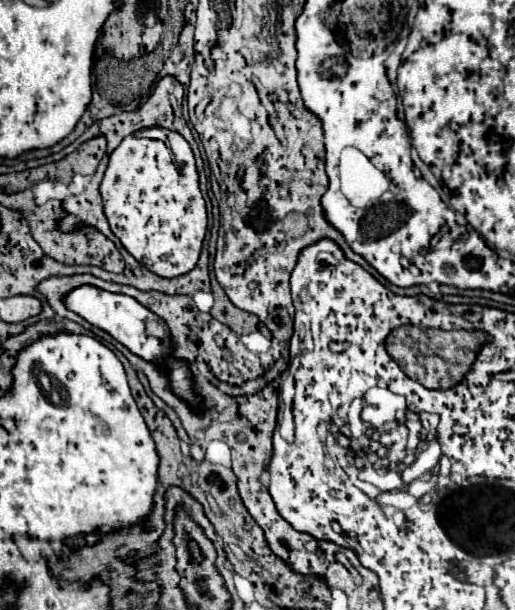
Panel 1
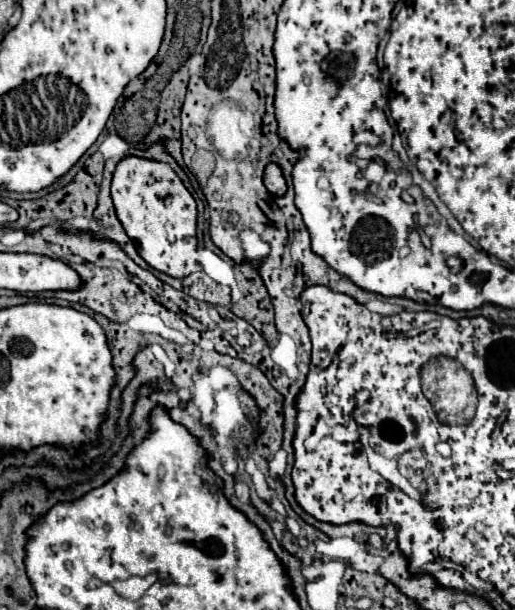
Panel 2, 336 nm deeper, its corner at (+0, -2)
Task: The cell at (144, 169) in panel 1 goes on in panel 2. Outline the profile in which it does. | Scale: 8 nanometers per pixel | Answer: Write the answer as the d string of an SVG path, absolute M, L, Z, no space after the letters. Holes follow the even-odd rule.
M126 157L118 163L112 179L116 215L130 239L136 241L140 257L170 277L186 277L196 267L196 201L178 175L164 163Z

